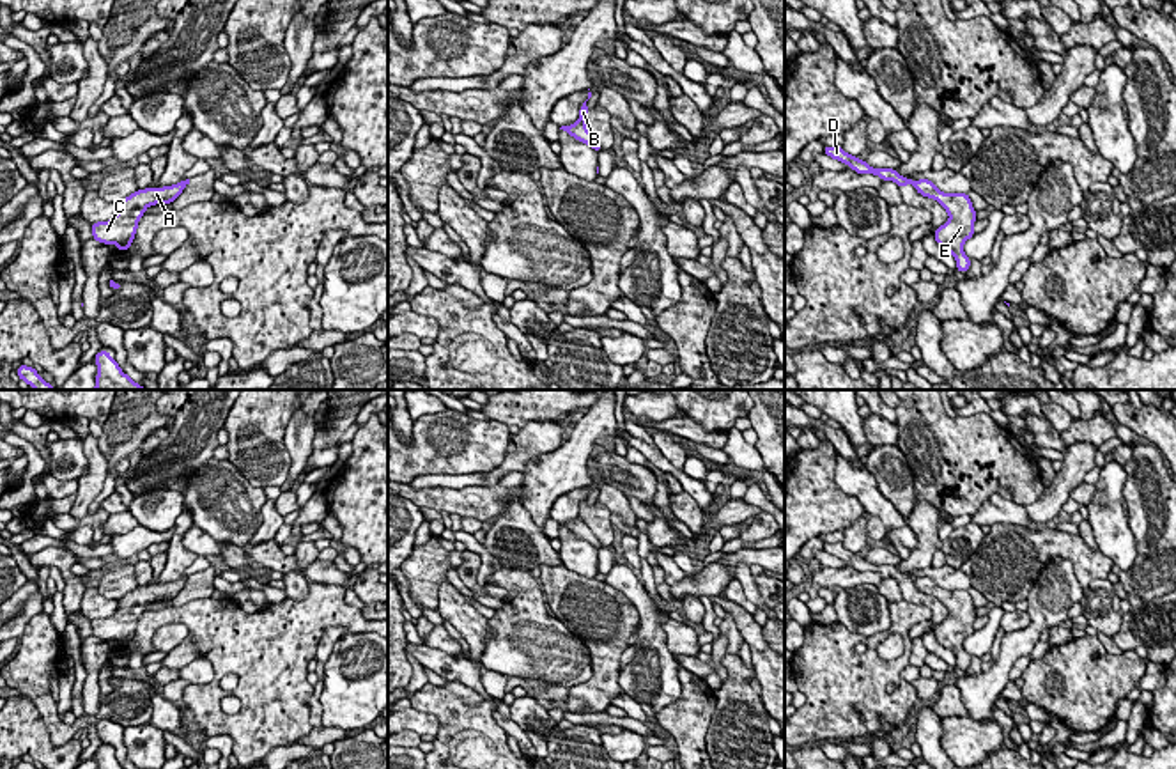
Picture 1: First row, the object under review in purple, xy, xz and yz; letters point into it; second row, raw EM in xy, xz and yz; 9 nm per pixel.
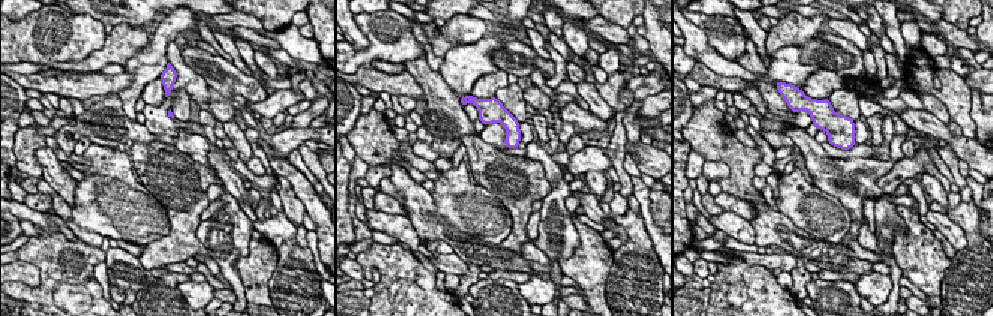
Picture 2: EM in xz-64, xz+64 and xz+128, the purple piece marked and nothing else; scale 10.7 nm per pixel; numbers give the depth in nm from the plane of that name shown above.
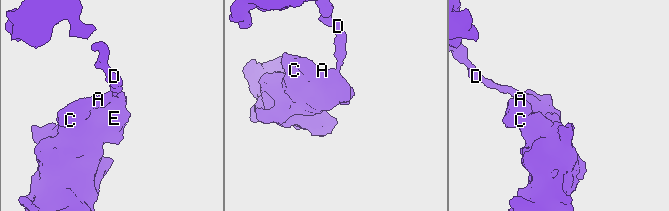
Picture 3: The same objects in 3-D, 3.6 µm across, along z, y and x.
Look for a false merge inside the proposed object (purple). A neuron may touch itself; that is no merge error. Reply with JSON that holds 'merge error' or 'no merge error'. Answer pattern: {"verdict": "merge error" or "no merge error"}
{"verdict": "merge error"}

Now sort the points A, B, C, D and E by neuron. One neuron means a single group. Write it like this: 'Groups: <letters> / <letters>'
Groups: A C E / B D

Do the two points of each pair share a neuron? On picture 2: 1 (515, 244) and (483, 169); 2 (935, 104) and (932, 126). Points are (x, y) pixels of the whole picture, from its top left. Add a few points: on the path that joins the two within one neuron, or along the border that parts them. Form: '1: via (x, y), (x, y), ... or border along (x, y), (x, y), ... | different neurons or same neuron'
1: via (518, 225), (518, 202), (503, 187) | same neuron
2: border along (924, 108), (947, 125) | different neurons

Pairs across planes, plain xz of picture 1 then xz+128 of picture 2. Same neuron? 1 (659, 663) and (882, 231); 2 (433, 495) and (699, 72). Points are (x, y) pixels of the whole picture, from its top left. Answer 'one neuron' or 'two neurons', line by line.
1: one neuron
2: one neuron

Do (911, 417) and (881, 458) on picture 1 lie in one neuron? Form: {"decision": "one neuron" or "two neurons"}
{"decision": "two neurons"}

